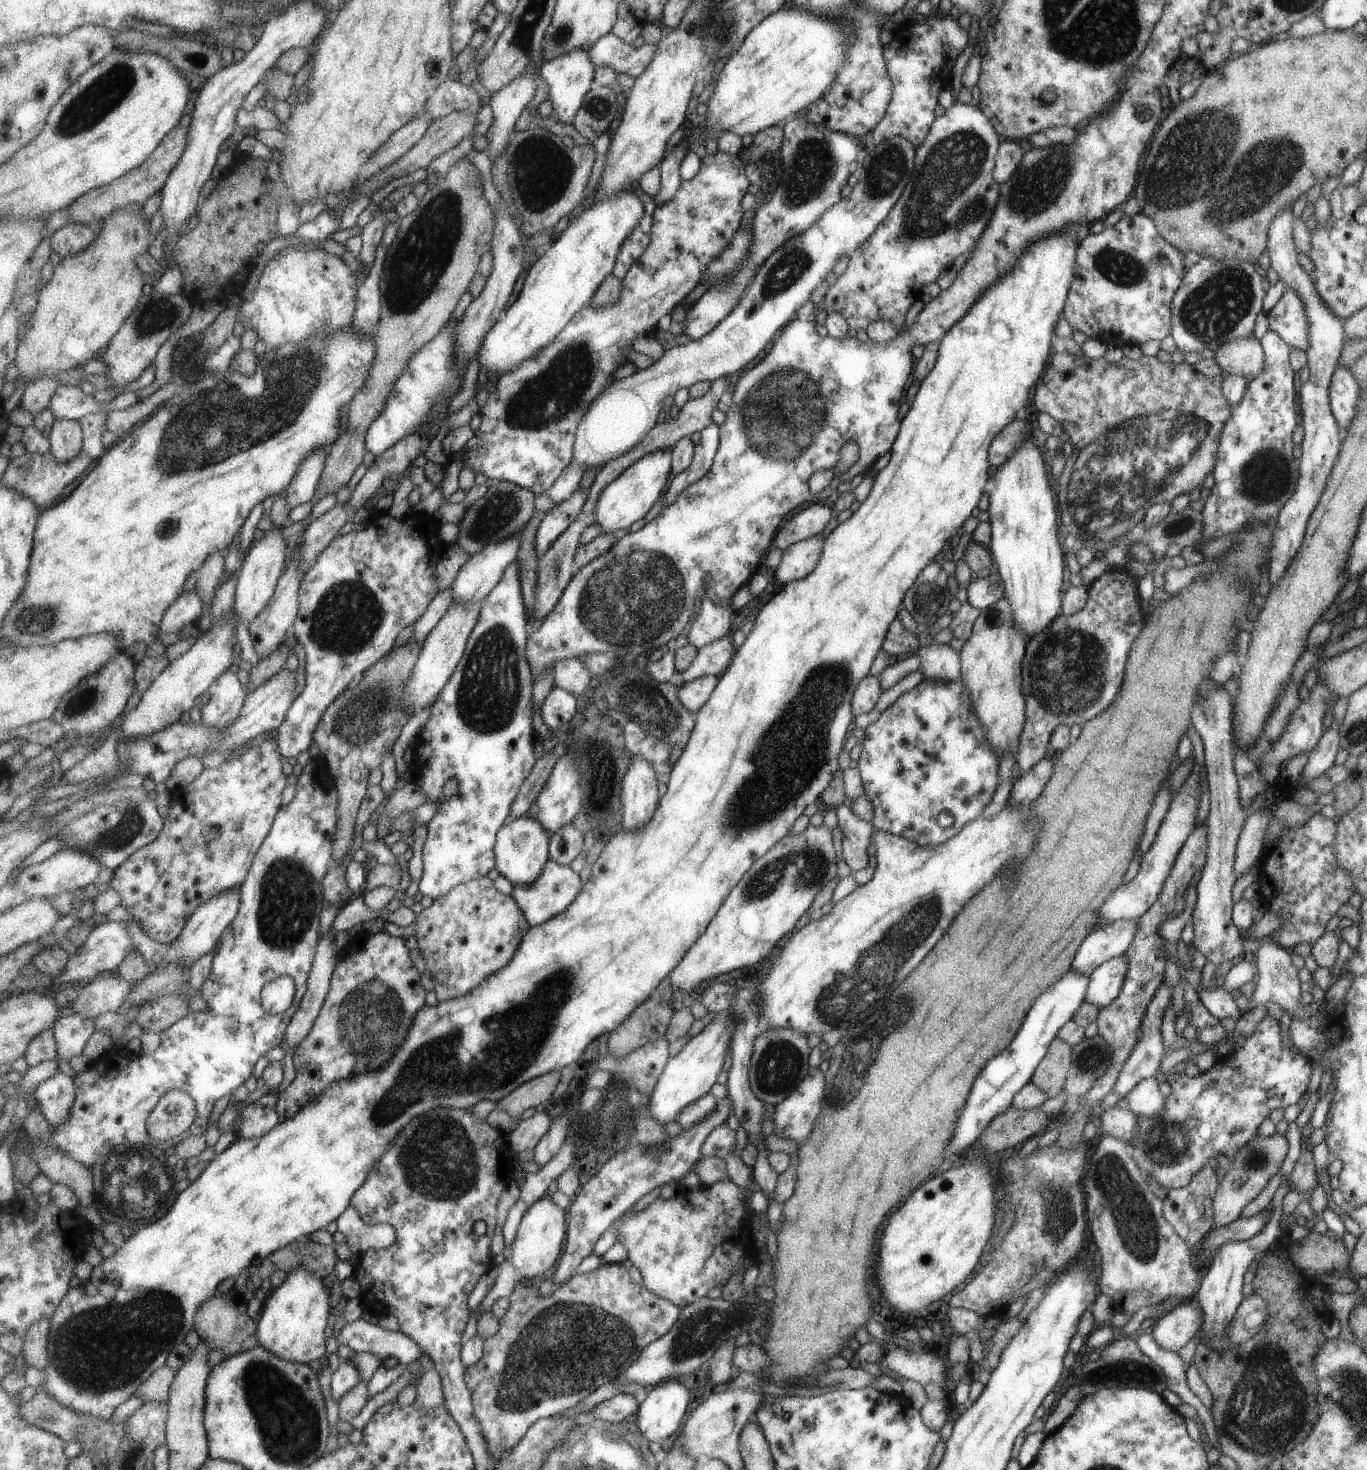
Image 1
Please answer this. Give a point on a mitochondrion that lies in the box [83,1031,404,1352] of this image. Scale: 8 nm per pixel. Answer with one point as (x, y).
(138, 1186)

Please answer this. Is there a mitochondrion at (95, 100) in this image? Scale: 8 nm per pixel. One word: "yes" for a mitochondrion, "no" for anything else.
yes

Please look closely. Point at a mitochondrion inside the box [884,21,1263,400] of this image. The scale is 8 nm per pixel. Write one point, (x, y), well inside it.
(943, 198)

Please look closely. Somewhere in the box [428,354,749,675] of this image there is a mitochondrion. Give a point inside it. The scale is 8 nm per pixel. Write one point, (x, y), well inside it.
(634, 595)

